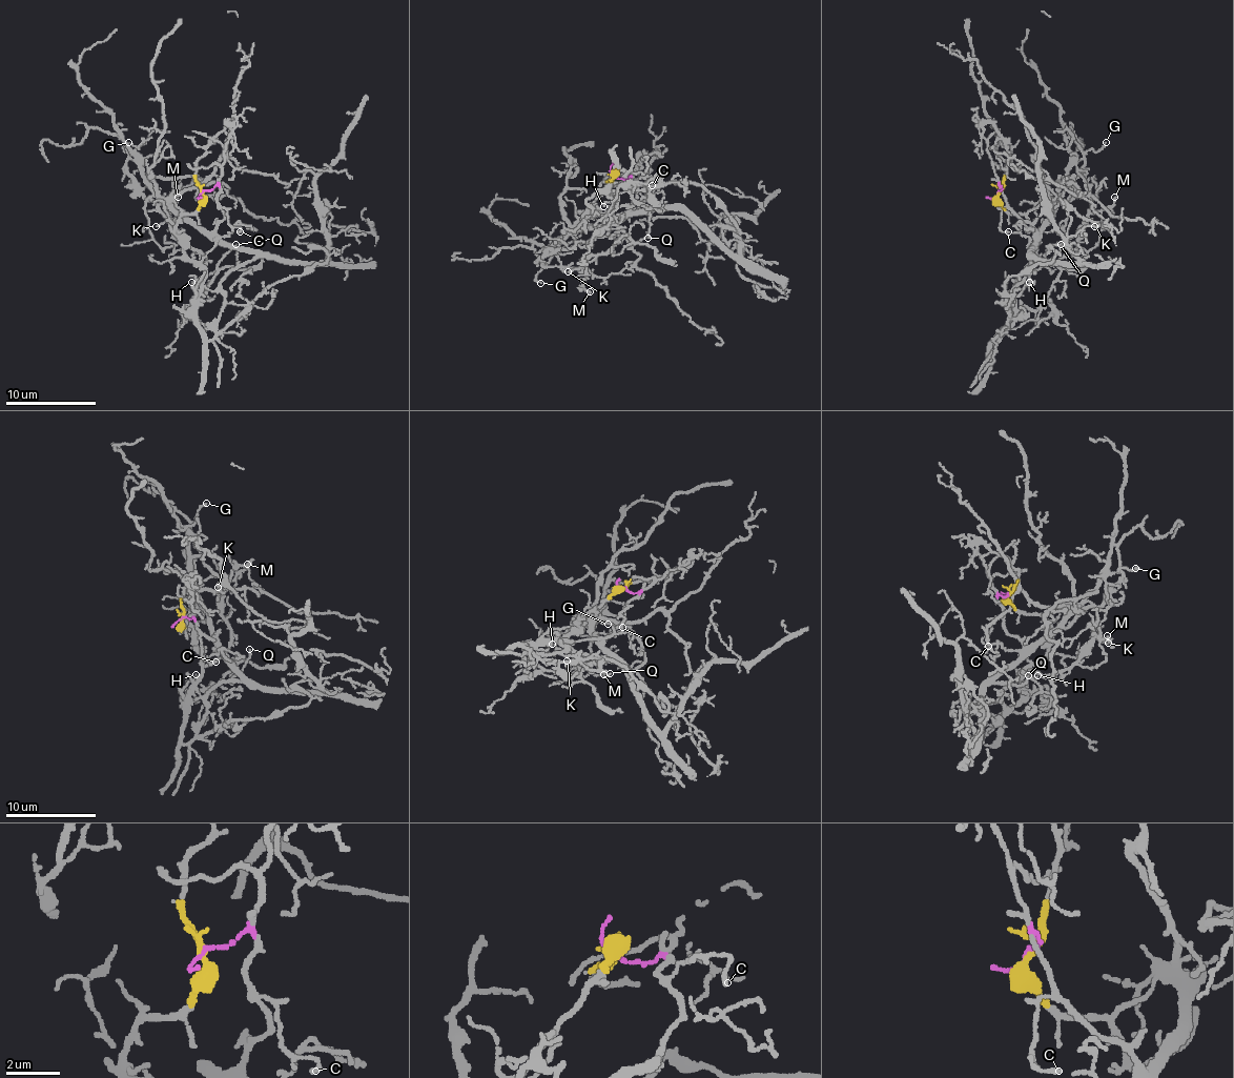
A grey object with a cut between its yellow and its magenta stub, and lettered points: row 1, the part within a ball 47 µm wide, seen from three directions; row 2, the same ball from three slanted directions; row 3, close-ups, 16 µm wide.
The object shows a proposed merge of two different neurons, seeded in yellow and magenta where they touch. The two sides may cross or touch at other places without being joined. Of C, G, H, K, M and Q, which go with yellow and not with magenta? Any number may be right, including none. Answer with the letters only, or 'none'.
G, H, K, M

